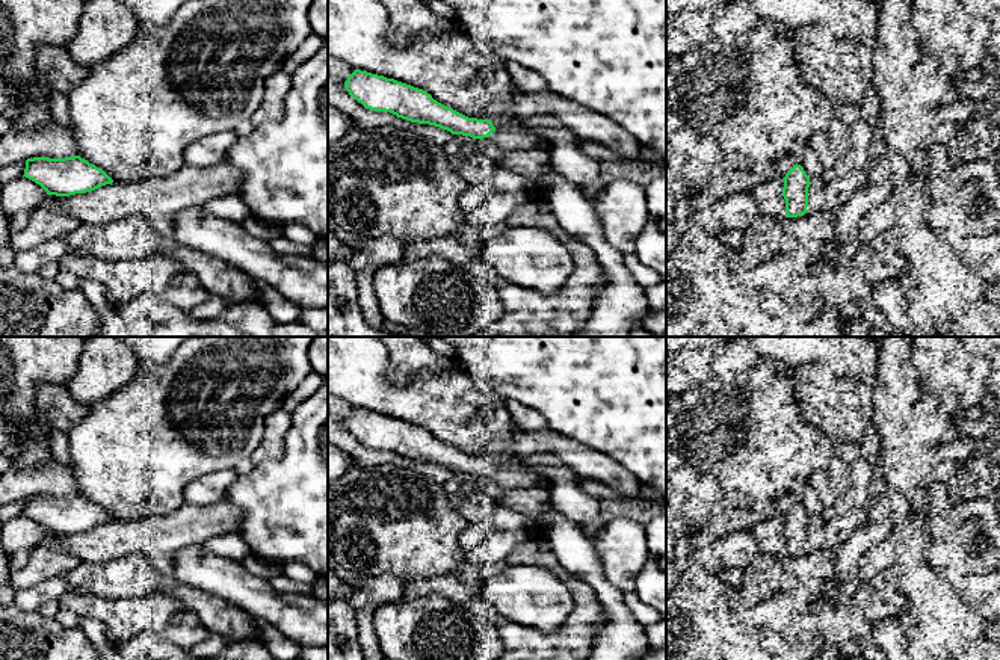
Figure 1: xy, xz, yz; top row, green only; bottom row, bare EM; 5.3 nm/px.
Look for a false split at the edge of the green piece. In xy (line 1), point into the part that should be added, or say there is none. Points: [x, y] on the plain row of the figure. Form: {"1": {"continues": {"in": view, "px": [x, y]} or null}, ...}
{"1": {"continues": null}}

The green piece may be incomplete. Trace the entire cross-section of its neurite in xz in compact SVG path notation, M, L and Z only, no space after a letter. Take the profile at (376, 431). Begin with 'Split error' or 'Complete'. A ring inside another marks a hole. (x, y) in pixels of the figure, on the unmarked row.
Split error. M361 408L347 415L344 426L370 449L390 450L397 456L435 464L452 473L483 477L495 468L533 471L553 483L551 504L565 517L580 526L601 517L600 501L583 489L577 474L566 467L527 467L518 456L506 461L468 456L438 441L423 427Z

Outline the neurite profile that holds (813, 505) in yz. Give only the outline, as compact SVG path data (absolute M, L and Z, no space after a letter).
M807 483L798 495L798 503L801 503L808 515L825 517L829 510L829 504L826 504L814 488Z

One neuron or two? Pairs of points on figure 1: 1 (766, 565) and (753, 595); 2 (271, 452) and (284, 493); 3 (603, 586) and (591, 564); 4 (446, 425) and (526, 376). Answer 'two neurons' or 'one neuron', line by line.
1: one neuron
2: two neurons
3: one neuron
4: two neurons

